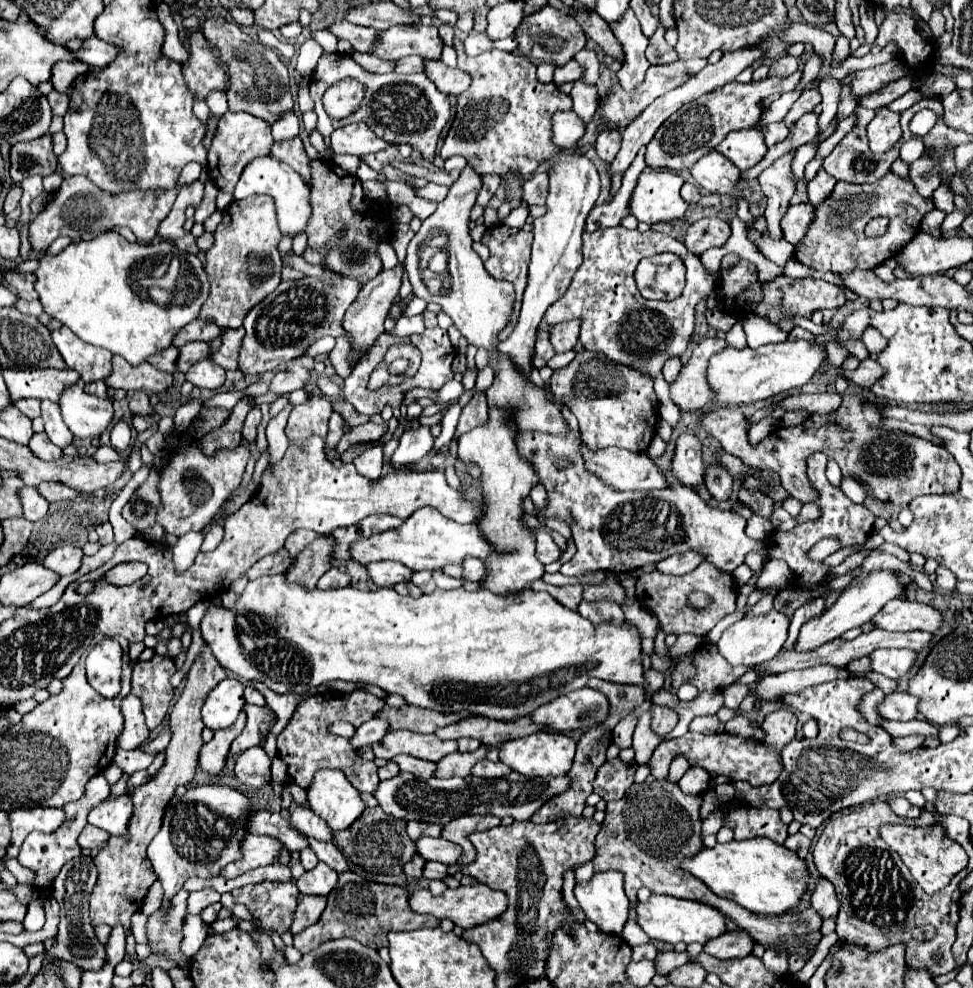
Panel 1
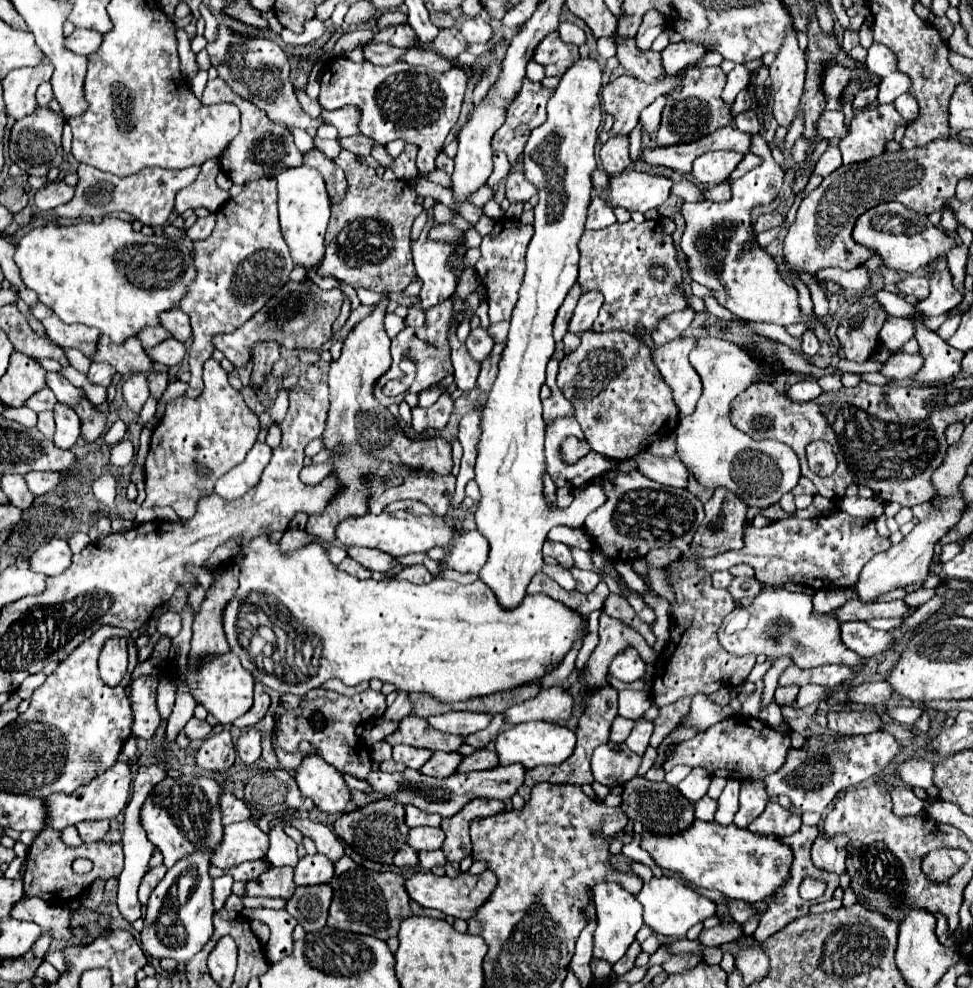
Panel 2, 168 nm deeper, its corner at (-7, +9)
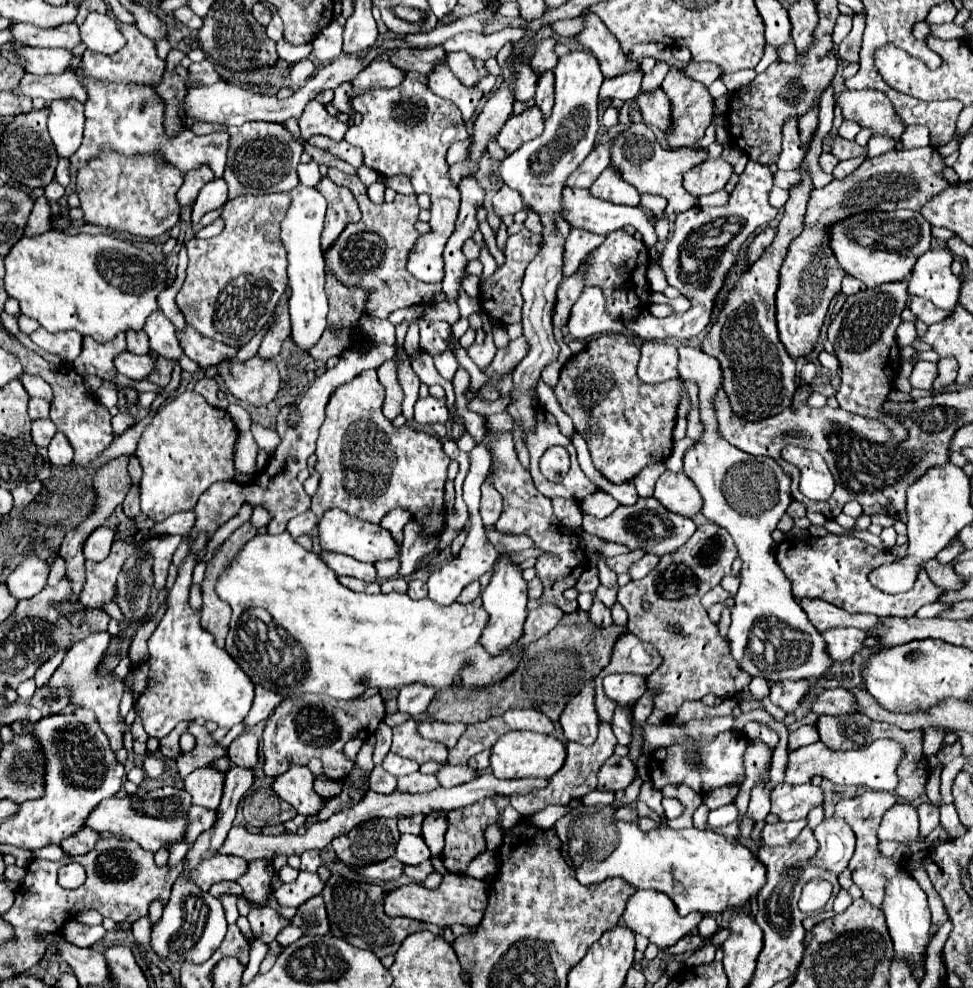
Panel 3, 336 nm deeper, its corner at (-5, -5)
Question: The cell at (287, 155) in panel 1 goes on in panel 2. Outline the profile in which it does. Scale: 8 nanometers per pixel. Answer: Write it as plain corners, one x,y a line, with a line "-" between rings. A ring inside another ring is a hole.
314,150
312,154
306,154
304,156
304,164
310,166
310,168
316,168
322,174
332,204
338,204
346,196
348,180
346,180
344,170
338,168
332,160
328,160
320,150

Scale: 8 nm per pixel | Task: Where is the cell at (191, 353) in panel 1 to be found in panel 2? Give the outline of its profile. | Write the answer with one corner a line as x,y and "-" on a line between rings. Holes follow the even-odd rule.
168,338
168,340
156,344
154,348
146,350
146,354
152,362
172,368
172,366
178,366
182,362
182,358
186,356
186,346
182,342
176,342
174,338

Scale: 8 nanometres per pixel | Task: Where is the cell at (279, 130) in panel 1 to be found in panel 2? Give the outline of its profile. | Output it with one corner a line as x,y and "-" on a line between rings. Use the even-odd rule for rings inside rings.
296,128
296,130
292,130
292,134
294,134
294,144
302,154
308,154
314,150
314,140
306,134
306,130

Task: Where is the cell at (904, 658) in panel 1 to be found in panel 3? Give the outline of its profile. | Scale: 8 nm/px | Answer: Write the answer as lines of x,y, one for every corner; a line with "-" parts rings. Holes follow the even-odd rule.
832,628
826,630
824,640
828,644
828,652
836,662
850,660
854,654
858,654
864,648
864,640
868,638
866,632
856,628

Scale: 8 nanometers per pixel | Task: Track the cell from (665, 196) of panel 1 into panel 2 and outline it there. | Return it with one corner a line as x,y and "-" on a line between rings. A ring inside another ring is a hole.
628,170
618,176
610,176
610,184
604,194
604,202
610,208
626,208
628,212
648,212
664,204
670,196
672,180
652,174
640,174

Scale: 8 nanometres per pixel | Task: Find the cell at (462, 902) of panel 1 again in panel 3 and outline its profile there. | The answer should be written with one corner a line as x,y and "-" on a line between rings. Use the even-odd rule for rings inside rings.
446,874
440,888
428,890
418,882
410,882
390,892
384,898
384,910
388,916
406,916
420,922
430,922
440,928
448,928
452,924
462,926
478,926
484,916
488,904
488,884
484,880
476,880
464,874

